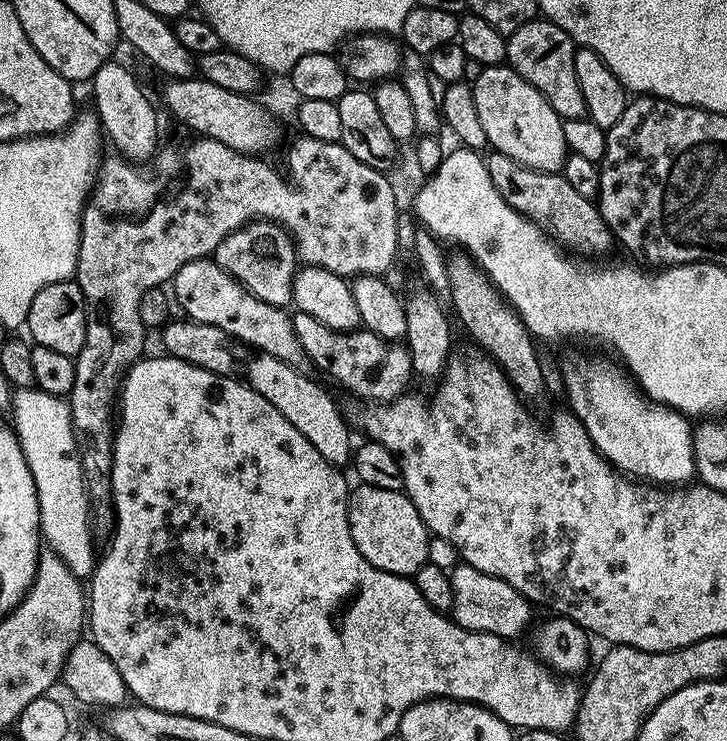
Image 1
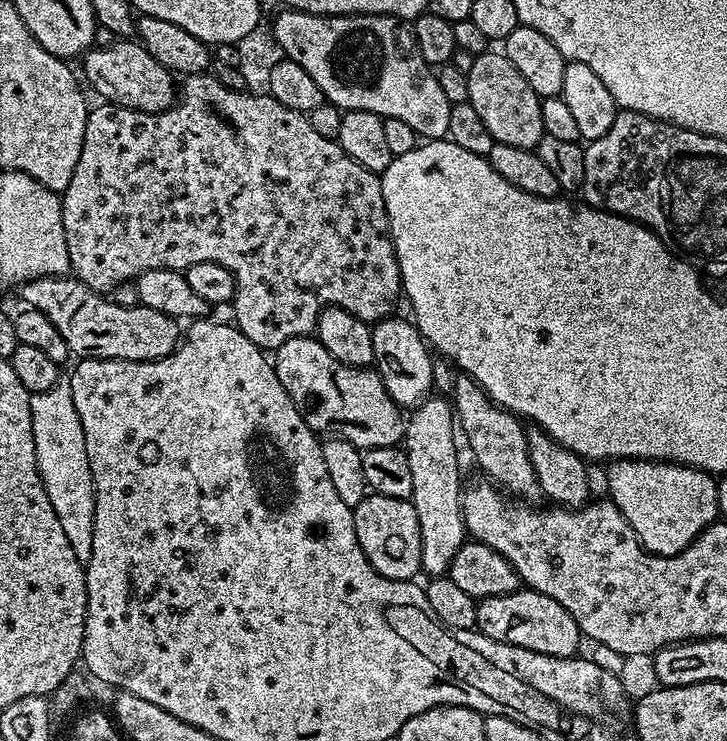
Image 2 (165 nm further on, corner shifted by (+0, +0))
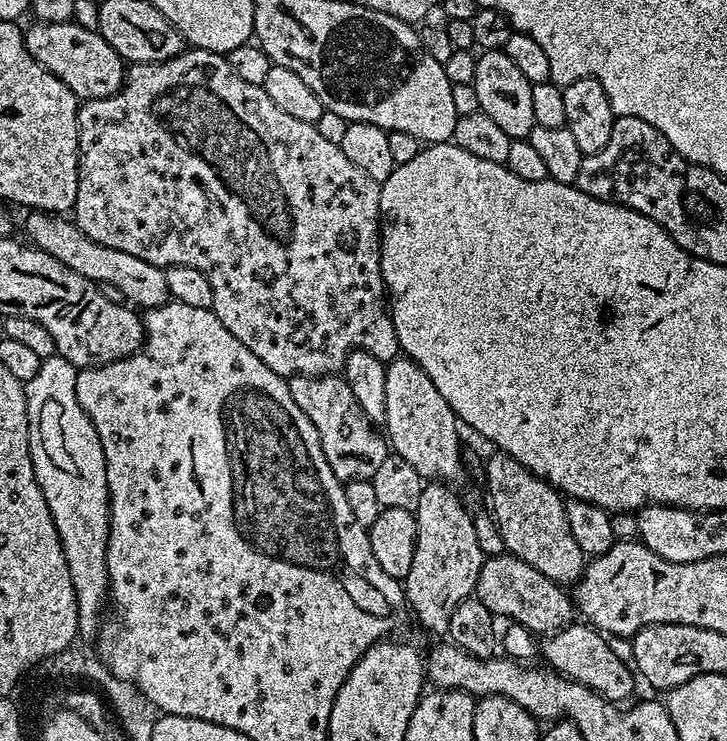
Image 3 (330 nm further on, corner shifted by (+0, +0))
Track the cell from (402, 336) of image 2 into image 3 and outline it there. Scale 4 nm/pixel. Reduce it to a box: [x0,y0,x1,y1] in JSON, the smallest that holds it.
[383,358,460,482]

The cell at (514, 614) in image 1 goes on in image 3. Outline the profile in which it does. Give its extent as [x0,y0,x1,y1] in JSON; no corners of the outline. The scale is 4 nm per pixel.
[541,622,635,702]

